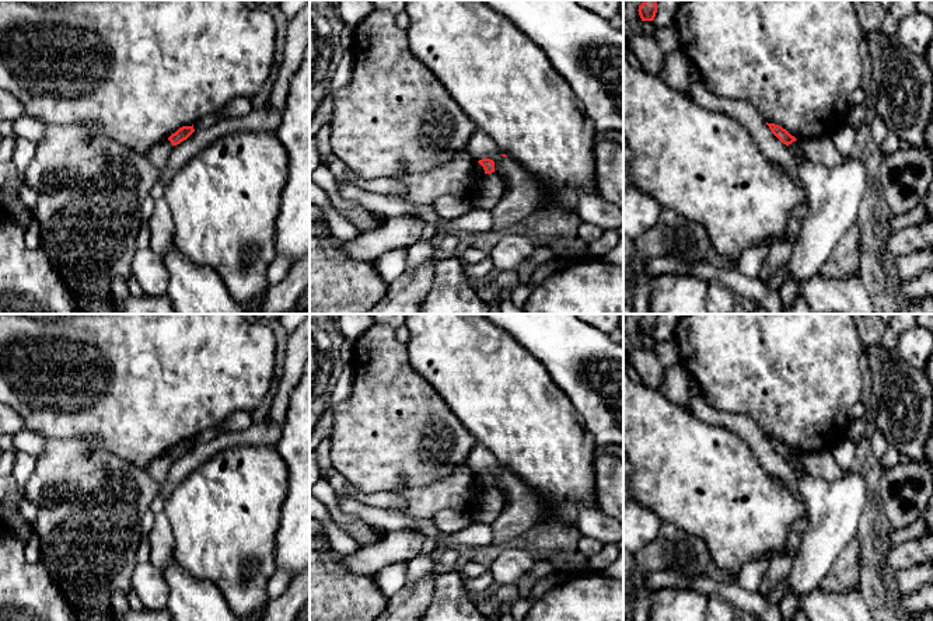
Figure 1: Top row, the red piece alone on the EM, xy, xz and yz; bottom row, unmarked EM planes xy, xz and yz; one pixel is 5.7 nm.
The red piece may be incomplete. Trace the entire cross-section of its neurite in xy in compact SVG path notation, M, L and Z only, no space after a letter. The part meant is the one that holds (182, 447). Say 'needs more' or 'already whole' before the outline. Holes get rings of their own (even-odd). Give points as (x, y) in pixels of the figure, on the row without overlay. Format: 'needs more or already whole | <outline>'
already whole | M193 439L192 440L182 440L175 447L172 447L168 454L172 460L179 458L181 456L186 454L192 447L195 446Z

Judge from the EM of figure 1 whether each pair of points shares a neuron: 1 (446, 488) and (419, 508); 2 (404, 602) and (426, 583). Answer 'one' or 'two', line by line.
1: one
2: one

